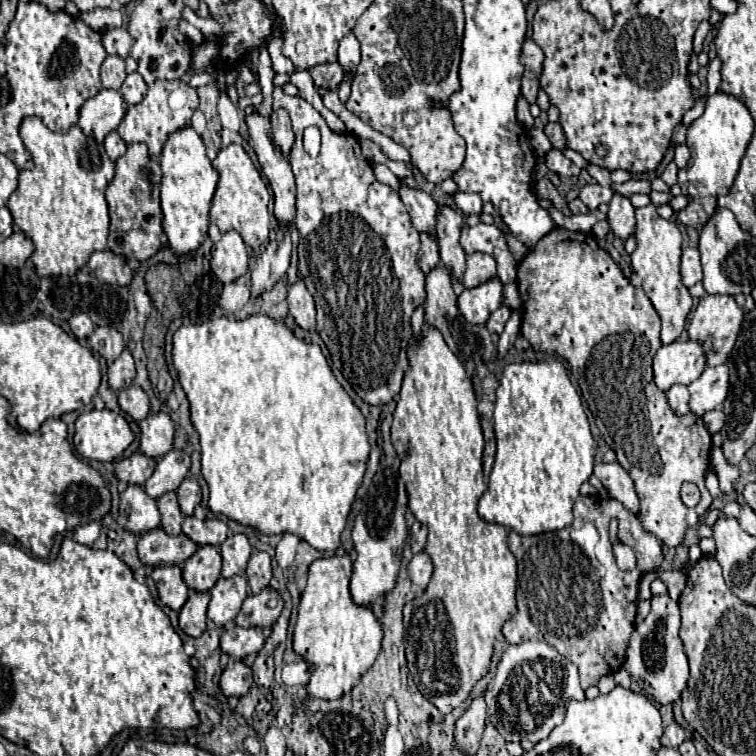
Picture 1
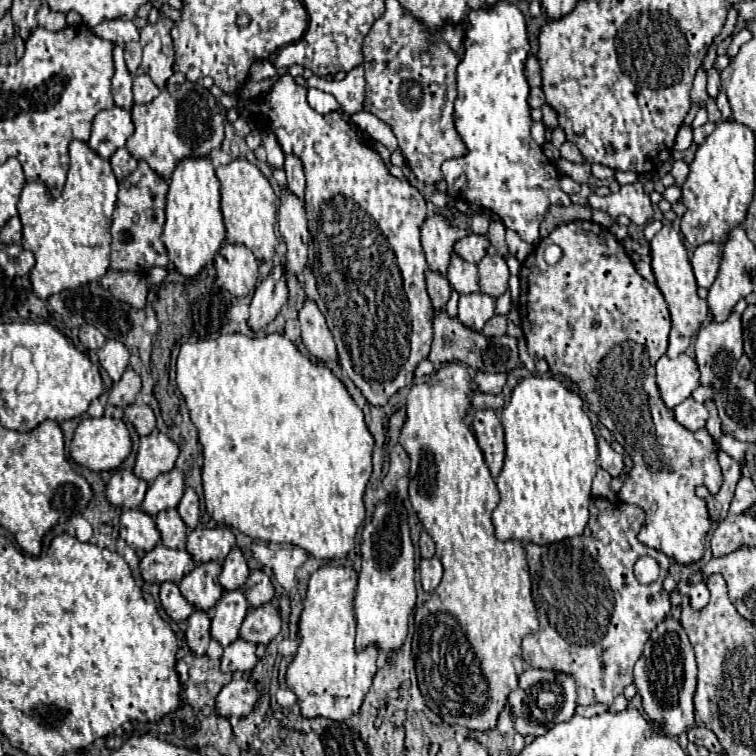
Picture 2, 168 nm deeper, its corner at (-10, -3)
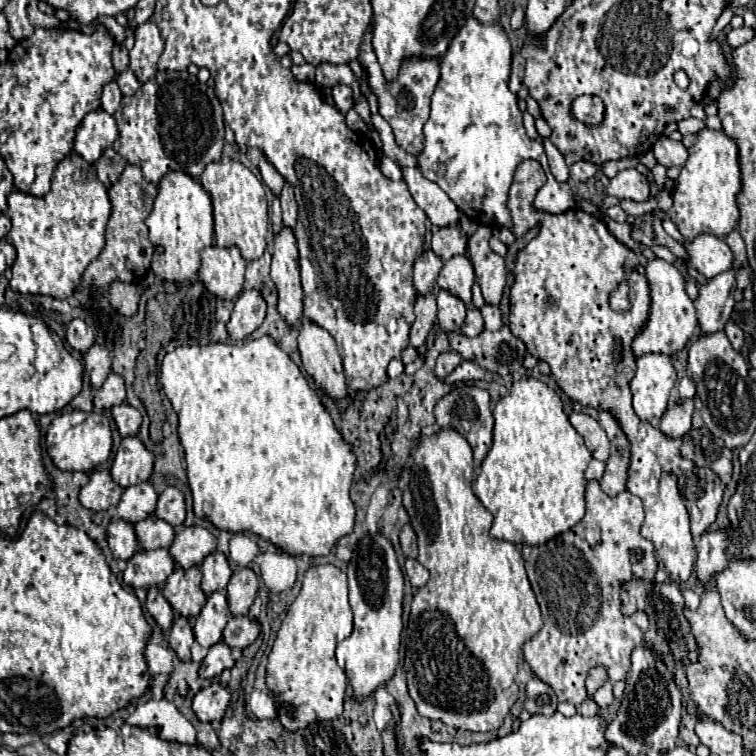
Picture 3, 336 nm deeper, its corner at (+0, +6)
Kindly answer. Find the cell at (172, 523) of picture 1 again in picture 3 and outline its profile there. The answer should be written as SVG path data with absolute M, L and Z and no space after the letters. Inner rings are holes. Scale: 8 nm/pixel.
M150 514L146 520L138 522L134 526L136 530L136 538L140 542L140 548L144 550L156 550L156 548L170 548L172 540L174 540L174 528L156 518L154 514Z

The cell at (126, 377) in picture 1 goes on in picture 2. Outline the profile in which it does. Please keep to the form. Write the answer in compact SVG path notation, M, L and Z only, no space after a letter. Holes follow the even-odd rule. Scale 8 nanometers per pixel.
M126 369L122 379L118 383L114 383L112 391L110 391L110 405L116 405L116 407L126 407L130 403L136 401L136 395L140 393L140 375L134 371L134 369Z

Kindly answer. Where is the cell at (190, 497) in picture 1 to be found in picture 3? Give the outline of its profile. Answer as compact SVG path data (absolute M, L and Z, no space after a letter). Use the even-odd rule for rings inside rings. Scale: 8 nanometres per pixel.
M168 486L160 496L158 496L158 504L156 504L156 510L154 514L172 524L172 526L182 526L184 522L184 516L186 516L186 508L184 508L184 496L178 488L174 486Z

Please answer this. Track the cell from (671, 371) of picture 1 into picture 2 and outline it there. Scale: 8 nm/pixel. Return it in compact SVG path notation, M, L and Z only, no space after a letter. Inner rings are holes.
M686 353L670 359L662 355L656 363L656 383L664 403L674 409L682 399L688 399L694 387L700 385L700 369L696 359Z

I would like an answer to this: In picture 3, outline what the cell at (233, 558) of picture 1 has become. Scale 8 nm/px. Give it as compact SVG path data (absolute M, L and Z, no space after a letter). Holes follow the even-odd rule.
M220 552L208 554L204 558L204 562L200 564L200 572L202 572L202 590L204 590L204 594L226 590L228 580L232 576L232 570L228 566L226 556L220 554Z

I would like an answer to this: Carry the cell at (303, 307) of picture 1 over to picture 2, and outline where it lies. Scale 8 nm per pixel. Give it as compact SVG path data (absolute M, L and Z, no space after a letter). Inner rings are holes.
M306 299L302 309L298 311L298 319L300 319L300 327L302 327L302 341L306 345L306 349L318 357L320 361L326 359L336 359L336 345L332 339L332 333L326 325L324 315L320 313L318 305L312 299Z

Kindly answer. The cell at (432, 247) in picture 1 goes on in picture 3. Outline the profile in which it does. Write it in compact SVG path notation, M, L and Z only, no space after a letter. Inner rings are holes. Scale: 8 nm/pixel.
M436 296L416 298L416 320L410 328L410 346L416 348L418 356L426 354L426 338L436 322Z

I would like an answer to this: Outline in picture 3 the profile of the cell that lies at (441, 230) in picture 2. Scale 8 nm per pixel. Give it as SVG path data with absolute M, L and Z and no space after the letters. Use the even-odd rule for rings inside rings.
M424 252L416 264L414 264L414 288L420 296L426 296L432 292L432 286L436 284L436 278L440 274L442 260L436 258L432 252Z

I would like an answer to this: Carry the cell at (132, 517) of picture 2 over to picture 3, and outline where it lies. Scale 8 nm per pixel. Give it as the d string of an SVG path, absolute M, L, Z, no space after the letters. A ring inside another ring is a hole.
M114 520L108 526L108 546L112 550L114 560L130 560L138 550L134 526L124 520Z

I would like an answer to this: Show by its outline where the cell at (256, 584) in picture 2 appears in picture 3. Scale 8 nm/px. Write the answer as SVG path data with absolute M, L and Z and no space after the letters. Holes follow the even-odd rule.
M252 568L236 570L230 578L228 588L226 588L230 614L232 616L248 614L248 608L252 606L256 592L258 592L258 578L256 578L254 570Z

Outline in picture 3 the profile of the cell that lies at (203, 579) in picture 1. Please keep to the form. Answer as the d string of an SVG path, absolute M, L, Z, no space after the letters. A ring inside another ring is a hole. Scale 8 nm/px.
M176 568L172 572L172 576L166 580L164 588L162 588L162 596L168 600L168 604L172 606L176 616L184 616L188 620L194 620L204 602L206 602L206 594L200 588L200 568Z

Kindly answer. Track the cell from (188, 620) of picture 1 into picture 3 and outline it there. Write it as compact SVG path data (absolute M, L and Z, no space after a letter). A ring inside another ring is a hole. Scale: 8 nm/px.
M176 618L170 632L168 632L168 644L170 648L176 652L176 656L180 660L190 660L190 646L194 642L194 634L192 634L192 624L188 618Z

